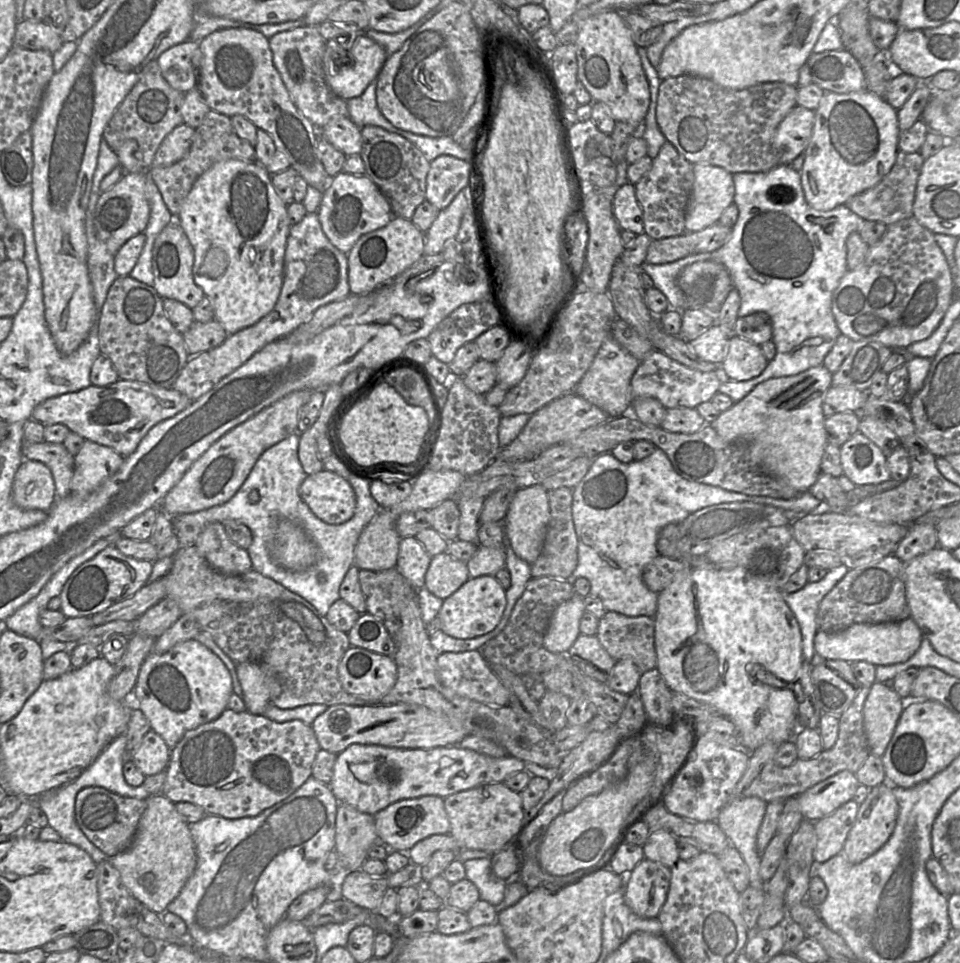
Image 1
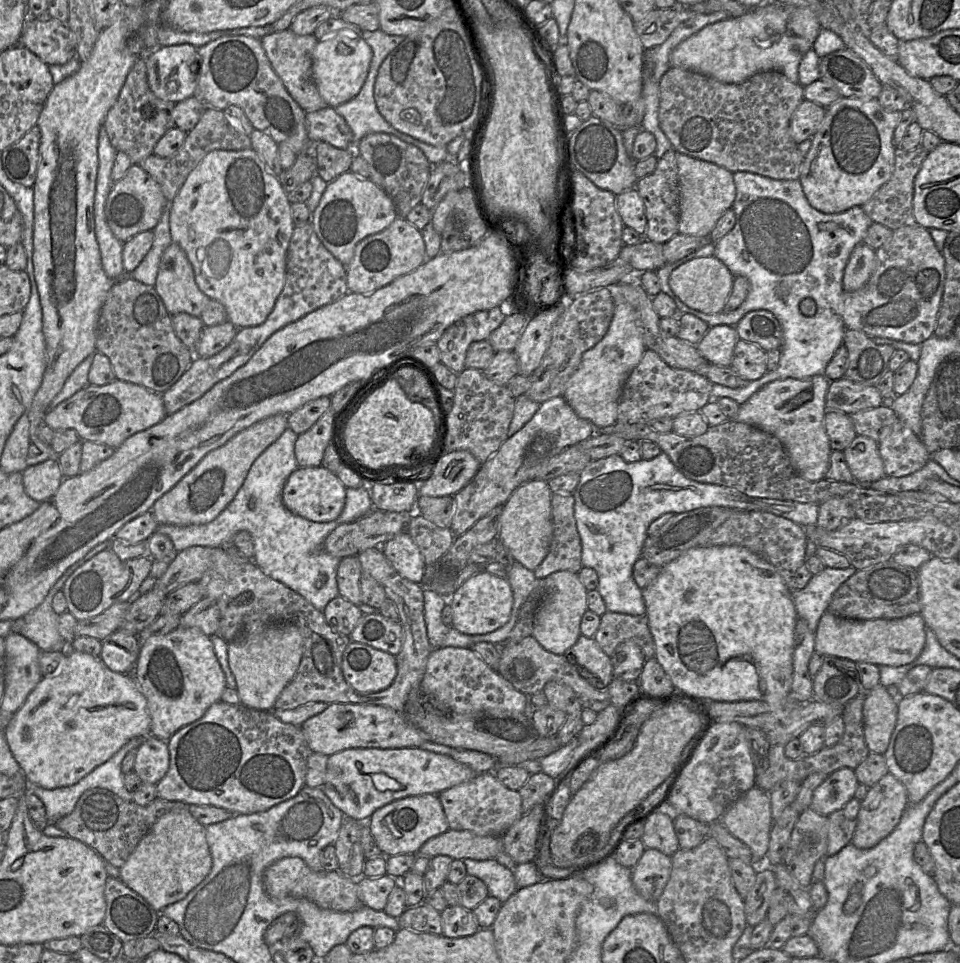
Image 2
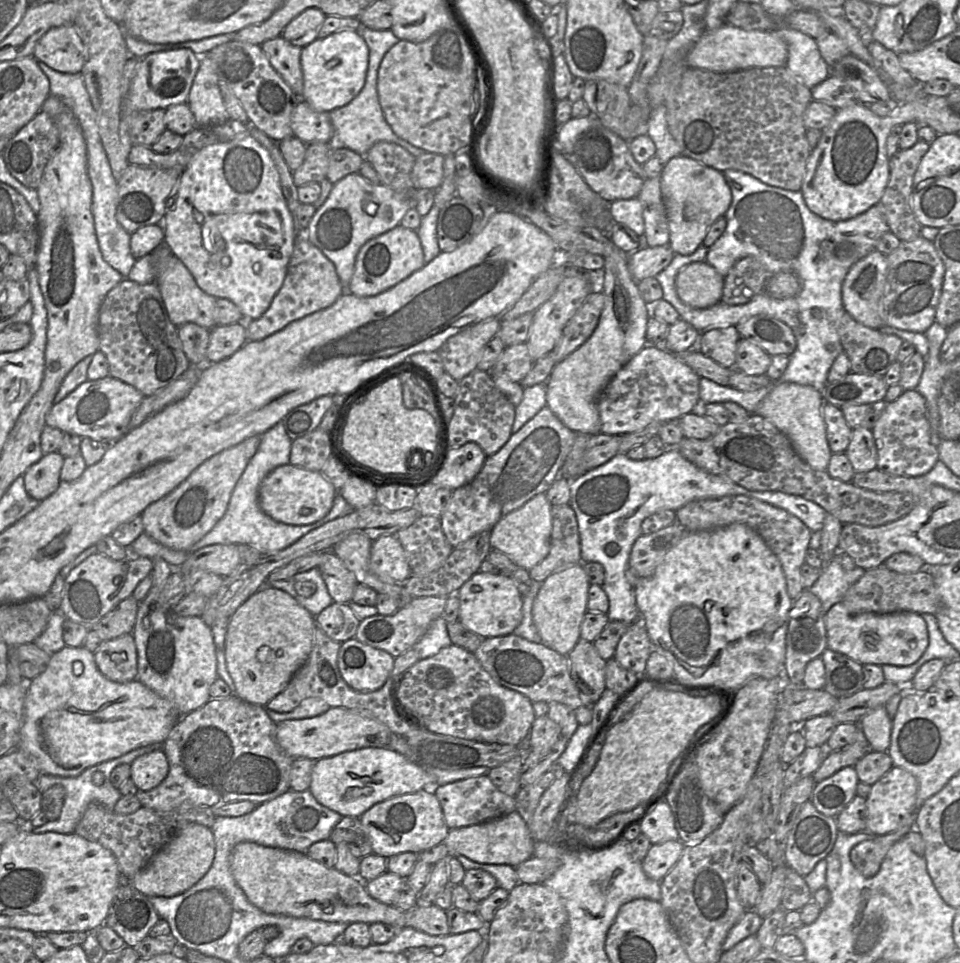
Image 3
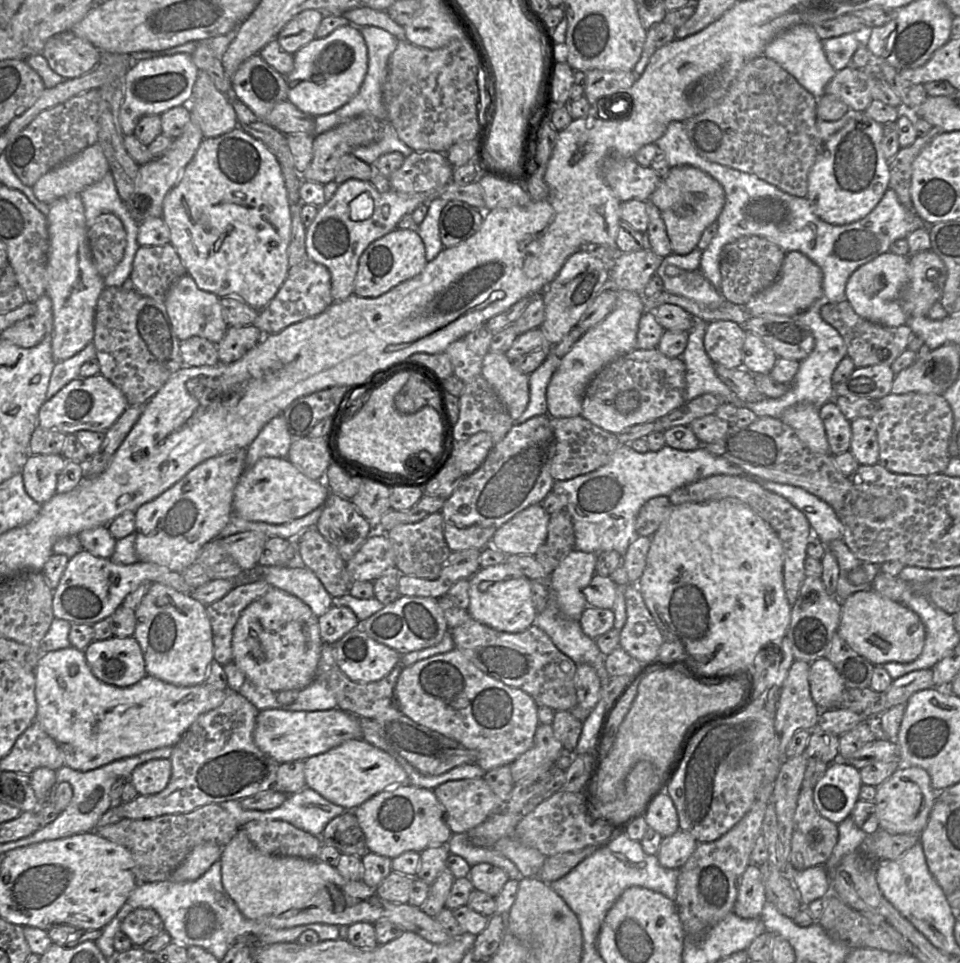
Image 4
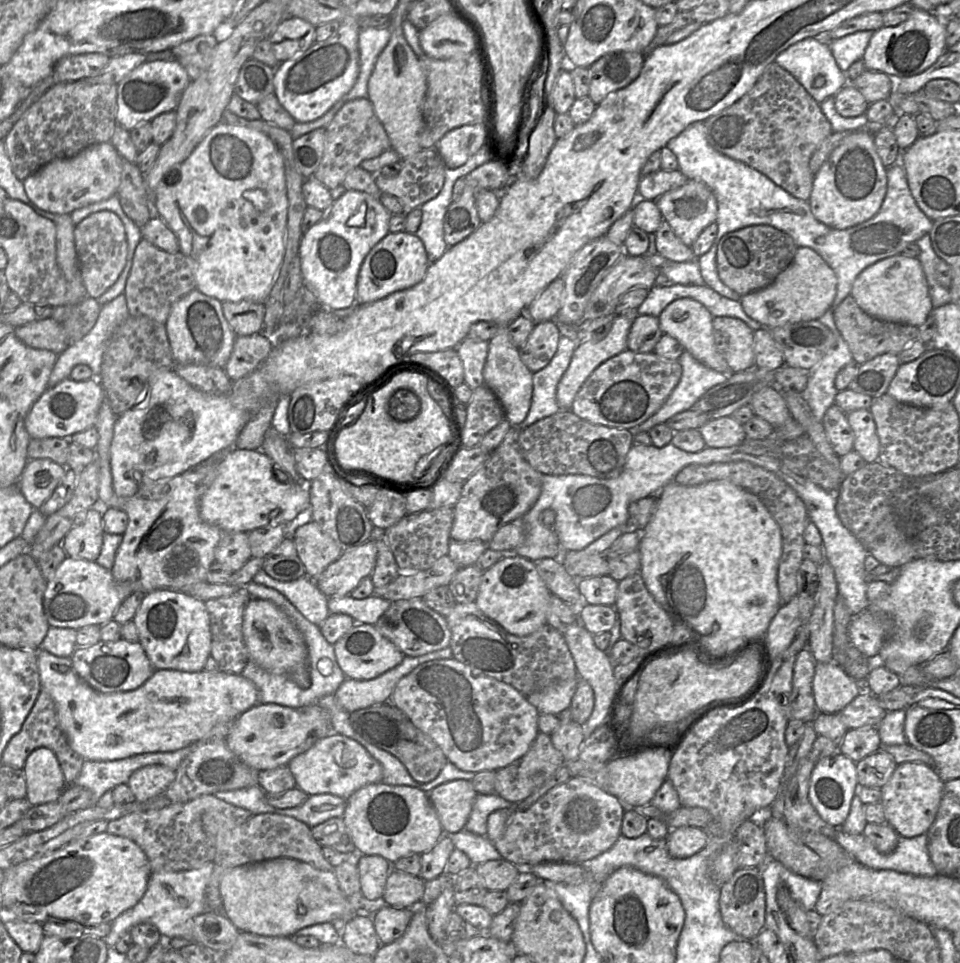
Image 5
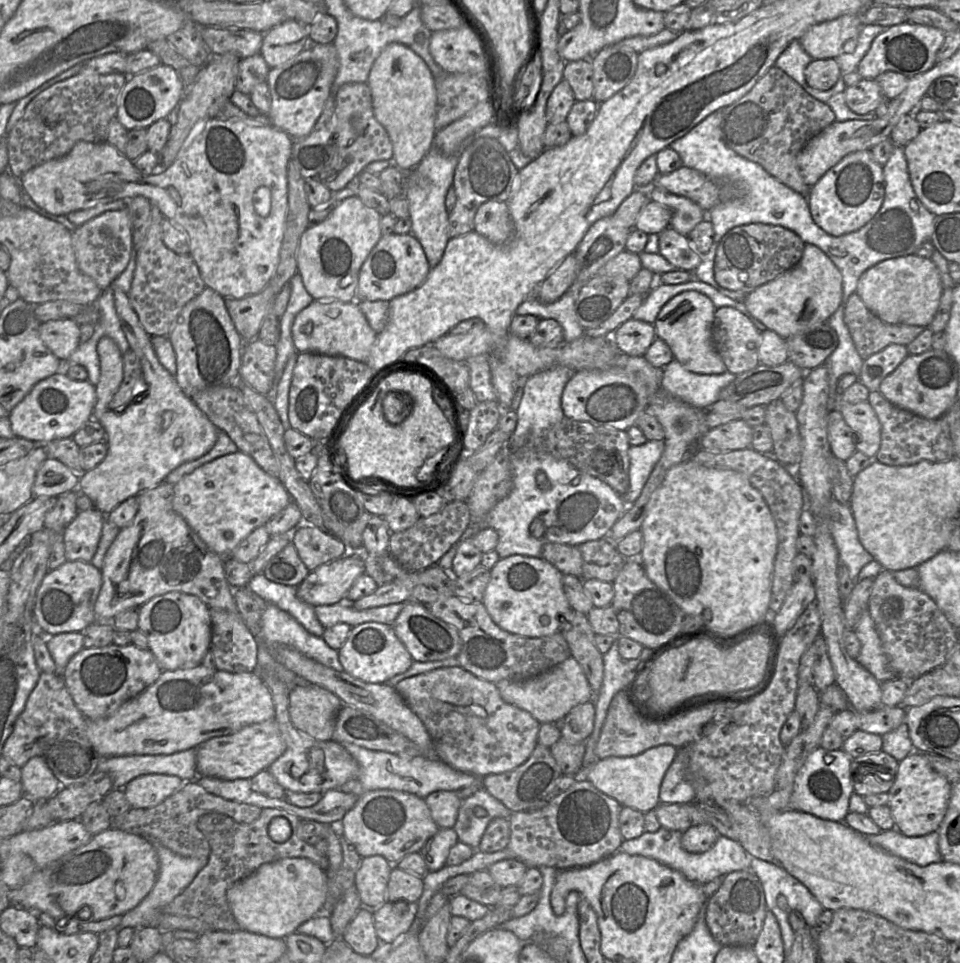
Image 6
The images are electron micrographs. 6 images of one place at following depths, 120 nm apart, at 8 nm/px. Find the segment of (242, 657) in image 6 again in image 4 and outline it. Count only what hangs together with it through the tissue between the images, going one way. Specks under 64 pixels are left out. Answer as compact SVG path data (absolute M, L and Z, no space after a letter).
M264 579L238 582L223 598L206 606L213 634L213 657L222 666L233 661L233 630L240 614L270 587Z

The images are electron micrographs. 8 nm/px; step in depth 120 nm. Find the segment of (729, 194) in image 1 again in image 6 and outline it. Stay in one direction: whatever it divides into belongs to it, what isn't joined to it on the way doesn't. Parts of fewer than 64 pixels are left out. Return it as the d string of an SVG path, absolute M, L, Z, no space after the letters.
M654 185L647 190L647 194L649 199L671 211L670 227L686 237L698 223L707 218L707 212L686 197L672 194Z

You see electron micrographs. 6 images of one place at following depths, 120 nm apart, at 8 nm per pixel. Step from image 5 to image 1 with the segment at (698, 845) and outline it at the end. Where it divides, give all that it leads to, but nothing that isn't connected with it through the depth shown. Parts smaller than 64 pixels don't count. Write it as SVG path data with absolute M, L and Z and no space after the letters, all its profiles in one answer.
M647 858L624 877L626 905L641 918L657 918L670 884L670 868Z

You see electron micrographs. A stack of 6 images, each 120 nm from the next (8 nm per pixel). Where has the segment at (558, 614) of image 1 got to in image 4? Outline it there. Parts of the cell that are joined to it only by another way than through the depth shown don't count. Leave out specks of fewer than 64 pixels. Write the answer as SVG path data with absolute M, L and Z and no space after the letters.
M573 550L549 576L548 587L555 593L562 613L571 620L580 622L588 607L583 591L595 575L597 555Z

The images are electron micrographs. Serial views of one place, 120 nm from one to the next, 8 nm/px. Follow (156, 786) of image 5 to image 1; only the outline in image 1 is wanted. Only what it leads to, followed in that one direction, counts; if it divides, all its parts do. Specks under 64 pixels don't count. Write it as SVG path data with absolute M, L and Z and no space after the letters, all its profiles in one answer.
M150 730L142 739L131 759L146 777L165 771L170 761L170 749L163 738Z

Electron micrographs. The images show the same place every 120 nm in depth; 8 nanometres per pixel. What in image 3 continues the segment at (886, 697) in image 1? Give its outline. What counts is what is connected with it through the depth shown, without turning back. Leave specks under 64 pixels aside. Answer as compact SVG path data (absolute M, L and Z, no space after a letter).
M885 706L878 707L865 715L859 724L871 751L886 752L889 749L893 720L889 718Z

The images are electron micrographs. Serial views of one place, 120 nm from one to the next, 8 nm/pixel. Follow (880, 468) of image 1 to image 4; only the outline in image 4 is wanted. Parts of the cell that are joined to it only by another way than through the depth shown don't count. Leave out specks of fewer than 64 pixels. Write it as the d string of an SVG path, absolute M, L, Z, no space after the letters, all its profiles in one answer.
M859 417L850 421L850 452L860 465L873 465L879 460L876 427L871 418Z

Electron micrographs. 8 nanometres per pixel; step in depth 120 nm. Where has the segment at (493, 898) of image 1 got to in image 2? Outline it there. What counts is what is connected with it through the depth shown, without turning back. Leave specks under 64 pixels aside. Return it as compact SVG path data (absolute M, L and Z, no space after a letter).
M463 859L467 874L481 879L487 886L490 896L505 903L518 889L513 872L495 859Z

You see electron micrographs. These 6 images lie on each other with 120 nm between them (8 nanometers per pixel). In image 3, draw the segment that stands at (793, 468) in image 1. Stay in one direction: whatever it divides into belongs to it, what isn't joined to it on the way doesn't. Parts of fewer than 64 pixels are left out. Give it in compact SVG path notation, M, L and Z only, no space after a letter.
M792 382L772 383L769 393L759 403L756 414L769 420L791 441L797 454L814 470L826 471L832 455L826 438L822 415L822 388Z

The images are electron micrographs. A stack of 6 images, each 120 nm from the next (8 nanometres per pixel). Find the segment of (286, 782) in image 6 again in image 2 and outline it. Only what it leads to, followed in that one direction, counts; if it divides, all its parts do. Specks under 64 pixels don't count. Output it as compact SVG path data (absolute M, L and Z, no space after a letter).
M419 747L350 748L328 757L322 790L346 818L366 822L377 809L394 800L414 795L438 795L478 774L480 773L475 773L469 766L448 755L434 753Z

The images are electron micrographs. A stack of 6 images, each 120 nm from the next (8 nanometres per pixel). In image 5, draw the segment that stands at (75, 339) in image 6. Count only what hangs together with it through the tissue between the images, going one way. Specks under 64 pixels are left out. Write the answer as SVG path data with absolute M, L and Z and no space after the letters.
M49 317L15 329L17 338L35 349L45 349L61 354L70 345L62 323Z

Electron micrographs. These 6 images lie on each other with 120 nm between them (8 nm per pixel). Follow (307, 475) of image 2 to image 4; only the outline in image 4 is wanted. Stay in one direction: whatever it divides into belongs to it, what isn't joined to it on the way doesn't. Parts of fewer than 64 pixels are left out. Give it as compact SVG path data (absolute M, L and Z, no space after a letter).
M263 457L240 476L233 494L233 511L248 521L285 524L324 505L330 490L324 480L313 480L301 473L287 458Z

